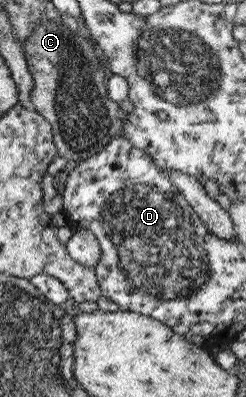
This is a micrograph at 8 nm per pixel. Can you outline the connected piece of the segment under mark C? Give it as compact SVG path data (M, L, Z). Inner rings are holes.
M44 20L31 29L21 47L32 79L32 109L50 125L52 143L58 156L67 161L86 160L104 148L113 137L121 135L122 122L129 114L121 111L119 105L106 96L104 84L109 74L94 41L88 41L80 32L68 30L62 22Z

